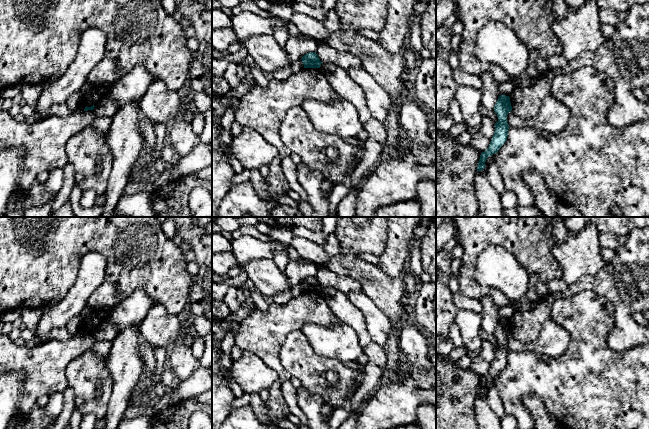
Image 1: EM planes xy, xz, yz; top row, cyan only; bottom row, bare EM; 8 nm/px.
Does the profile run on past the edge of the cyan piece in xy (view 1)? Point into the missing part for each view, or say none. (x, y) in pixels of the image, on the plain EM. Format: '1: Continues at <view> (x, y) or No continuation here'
1: No continuation here

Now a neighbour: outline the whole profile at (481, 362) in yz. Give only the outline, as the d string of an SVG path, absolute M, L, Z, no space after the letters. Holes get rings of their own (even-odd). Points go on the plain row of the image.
M483 339L481 350L473 355L469 369L478 376L487 374L495 356L495 346L487 339Z

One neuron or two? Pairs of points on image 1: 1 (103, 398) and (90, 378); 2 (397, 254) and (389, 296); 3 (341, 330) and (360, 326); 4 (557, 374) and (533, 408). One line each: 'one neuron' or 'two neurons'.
1: one neuron
2: two neurons
3: two neurons
4: two neurons

